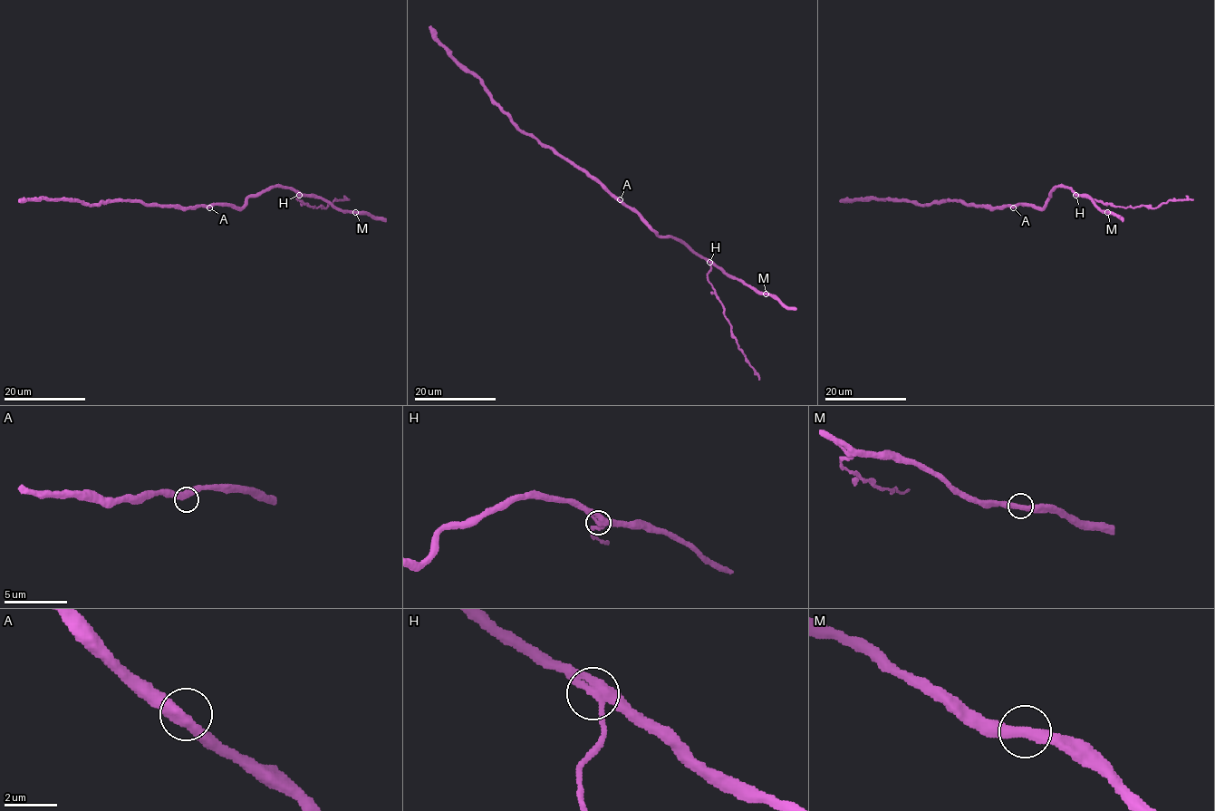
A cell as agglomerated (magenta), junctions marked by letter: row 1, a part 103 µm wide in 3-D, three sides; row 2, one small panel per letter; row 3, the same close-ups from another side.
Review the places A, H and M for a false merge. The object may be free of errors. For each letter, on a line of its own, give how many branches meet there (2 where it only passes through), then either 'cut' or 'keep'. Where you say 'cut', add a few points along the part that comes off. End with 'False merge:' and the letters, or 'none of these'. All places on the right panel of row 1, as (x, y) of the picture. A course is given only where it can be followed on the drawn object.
A: 2 | keep
H: 3 | keep
M: 2 | keep
False merge: none of these

